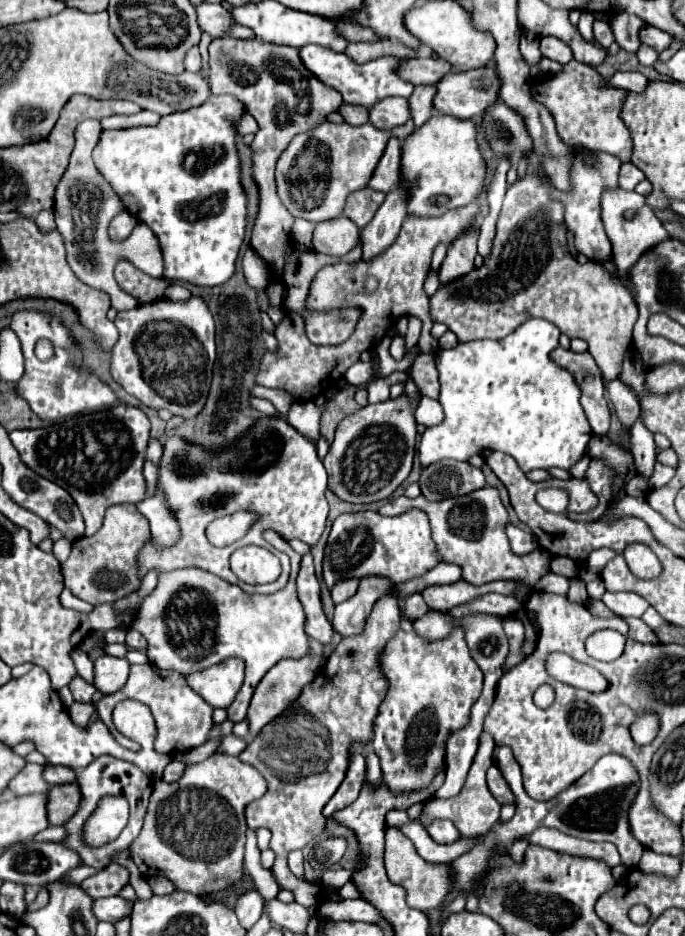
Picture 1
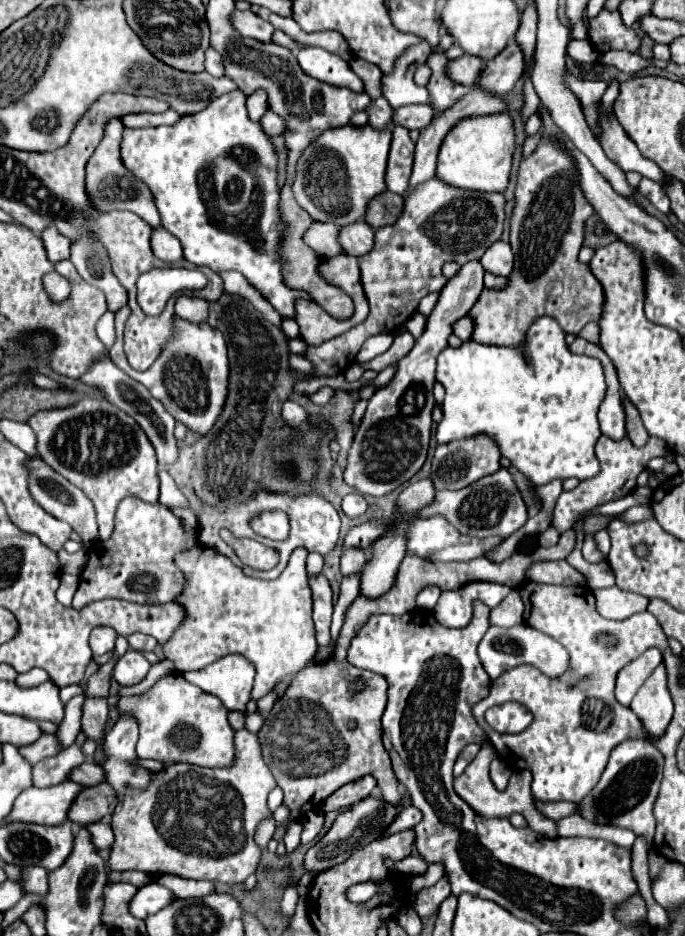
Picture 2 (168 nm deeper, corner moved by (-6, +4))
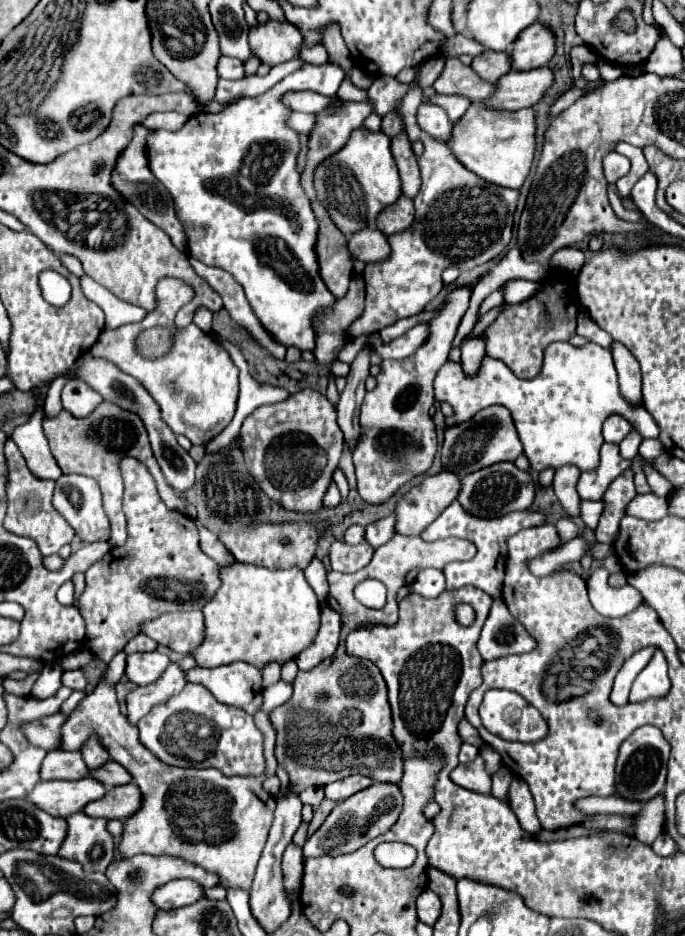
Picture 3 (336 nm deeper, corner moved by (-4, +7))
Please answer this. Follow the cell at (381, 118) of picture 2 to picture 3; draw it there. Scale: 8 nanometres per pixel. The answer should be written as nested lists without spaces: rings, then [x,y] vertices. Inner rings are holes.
[[[389,113],[383,117],[383,123],[381,123],[381,131],[387,135],[387,137],[395,137],[399,133],[405,131],[403,127],[403,121],[395,115],[395,113]]]

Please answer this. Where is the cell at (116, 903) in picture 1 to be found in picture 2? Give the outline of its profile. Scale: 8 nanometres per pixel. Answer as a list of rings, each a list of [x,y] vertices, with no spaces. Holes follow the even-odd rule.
[[[145,884],[137,890],[137,894],[129,900],[129,912],[135,918],[145,920],[147,916],[159,912],[163,906],[171,902],[171,892],[159,884]]]

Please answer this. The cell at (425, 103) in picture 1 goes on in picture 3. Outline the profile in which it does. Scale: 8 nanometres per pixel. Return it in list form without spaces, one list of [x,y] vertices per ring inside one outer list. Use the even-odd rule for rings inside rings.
[[[451,57],[439,79],[433,83],[433,89],[441,95],[465,95],[471,101],[481,101],[495,93],[495,83],[483,81],[471,67],[463,65],[457,57]]]

